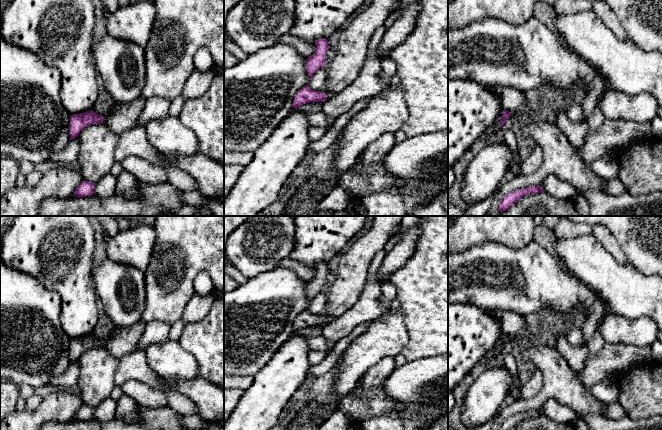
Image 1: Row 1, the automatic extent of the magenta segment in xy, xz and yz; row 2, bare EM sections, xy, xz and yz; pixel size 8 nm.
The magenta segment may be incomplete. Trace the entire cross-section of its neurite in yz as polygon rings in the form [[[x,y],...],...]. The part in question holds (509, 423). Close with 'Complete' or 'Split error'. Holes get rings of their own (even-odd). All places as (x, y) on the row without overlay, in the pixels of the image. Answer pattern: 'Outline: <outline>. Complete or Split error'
Outline: [[[539,409],[514,414],[512,416],[509,416],[502,422],[499,430],[512,430],[515,426],[520,424],[525,419],[535,418],[543,415],[545,414]]]. Complete

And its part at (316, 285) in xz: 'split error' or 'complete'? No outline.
complete

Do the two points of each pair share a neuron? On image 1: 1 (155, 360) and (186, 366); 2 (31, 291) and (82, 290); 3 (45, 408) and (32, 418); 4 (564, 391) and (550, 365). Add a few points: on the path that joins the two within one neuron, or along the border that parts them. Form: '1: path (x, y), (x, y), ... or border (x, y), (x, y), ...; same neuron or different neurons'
1: path (163, 360), (172, 360), (178, 363); same neuron
2: border (34, 278), (58, 294), (60, 314); different neurons
3: path (42, 411), (35, 418); same neuron
4: path (563, 385), (556, 371); same neuron

